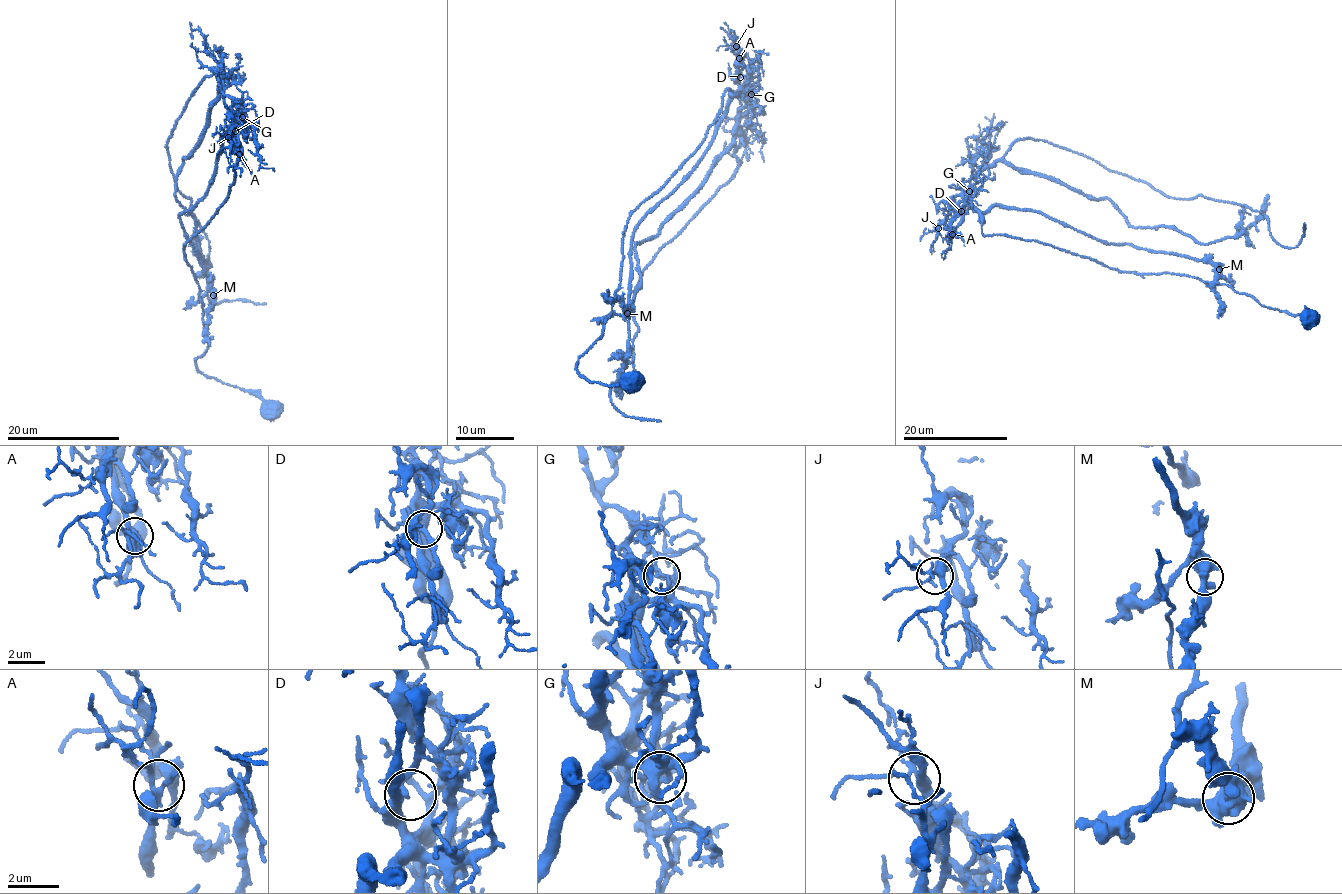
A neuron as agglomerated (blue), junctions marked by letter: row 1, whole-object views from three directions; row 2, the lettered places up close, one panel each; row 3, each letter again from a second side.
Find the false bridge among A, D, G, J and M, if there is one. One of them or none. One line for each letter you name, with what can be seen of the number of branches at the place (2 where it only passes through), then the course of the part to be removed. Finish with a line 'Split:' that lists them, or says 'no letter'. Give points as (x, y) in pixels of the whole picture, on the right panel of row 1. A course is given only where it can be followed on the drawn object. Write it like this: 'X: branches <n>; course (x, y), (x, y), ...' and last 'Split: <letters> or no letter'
G: branches 6; course (970, 192), (976, 174), (1029, 138), (1172, 197), (1245, 204), (1284, 246), (1295, 247), (1304, 223)
Split: G

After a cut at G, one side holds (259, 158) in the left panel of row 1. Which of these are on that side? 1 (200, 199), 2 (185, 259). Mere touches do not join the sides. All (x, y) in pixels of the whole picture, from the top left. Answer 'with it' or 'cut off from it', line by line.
1: with it
2: with it

